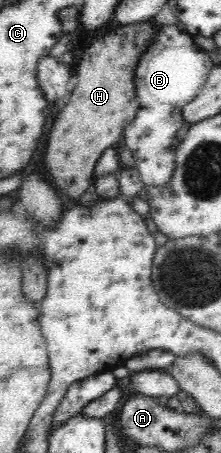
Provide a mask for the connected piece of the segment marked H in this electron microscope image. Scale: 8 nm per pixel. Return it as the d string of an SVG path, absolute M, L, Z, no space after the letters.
M155 18L126 25L114 23L106 33L102 32L102 36L94 37L90 47L86 47L82 51L82 58L74 69L74 71L78 71L75 77L78 79L78 85L72 91L72 97L66 103L64 111L58 115L58 119L50 131L50 137L48 137L48 147L46 147L48 173L54 181L54 185L70 199L78 200L78 197L88 189L91 184L90 177L92 177L90 173L94 173L95 163L104 150L120 142L124 128L135 118L138 109L134 83L136 59L140 59L140 51L145 51L152 45L157 25Z

